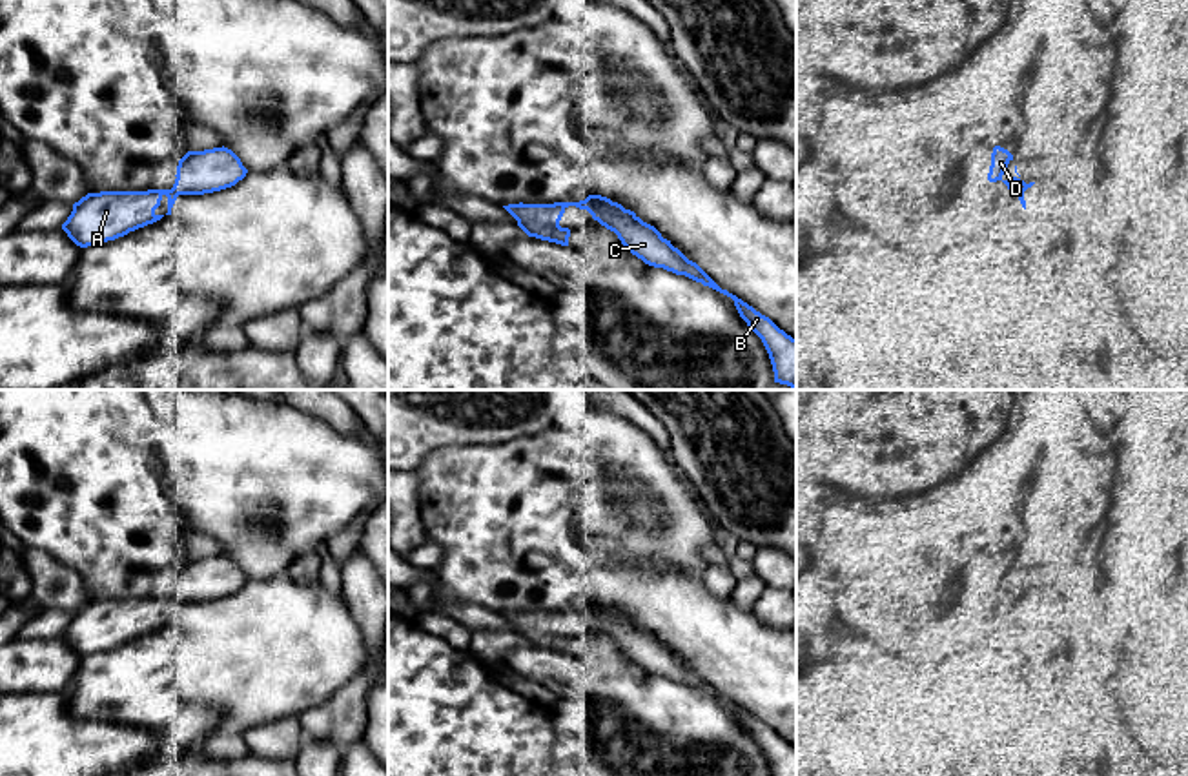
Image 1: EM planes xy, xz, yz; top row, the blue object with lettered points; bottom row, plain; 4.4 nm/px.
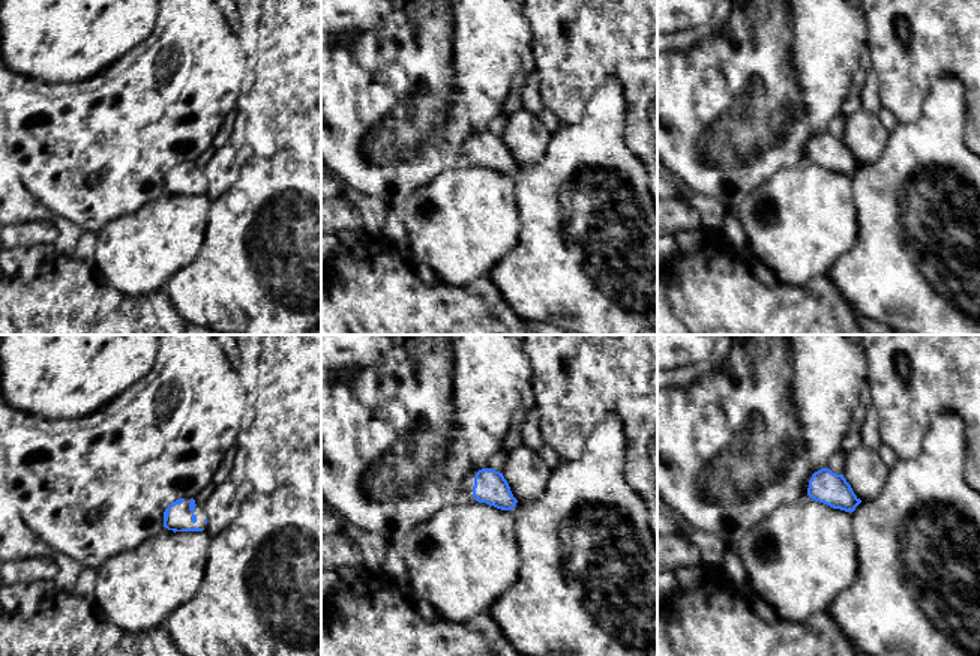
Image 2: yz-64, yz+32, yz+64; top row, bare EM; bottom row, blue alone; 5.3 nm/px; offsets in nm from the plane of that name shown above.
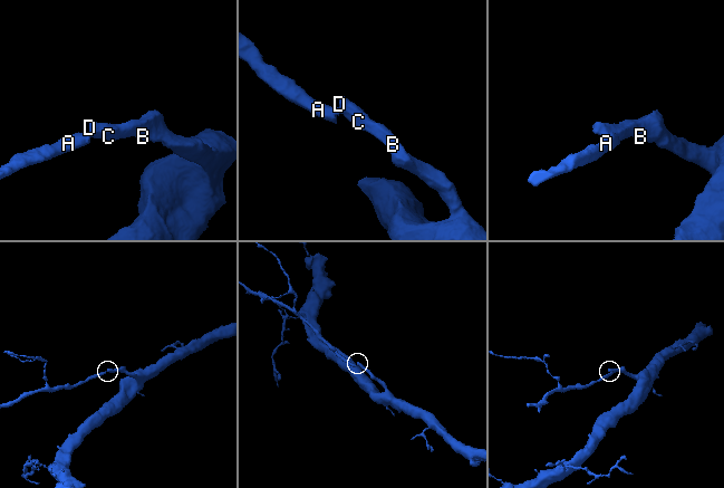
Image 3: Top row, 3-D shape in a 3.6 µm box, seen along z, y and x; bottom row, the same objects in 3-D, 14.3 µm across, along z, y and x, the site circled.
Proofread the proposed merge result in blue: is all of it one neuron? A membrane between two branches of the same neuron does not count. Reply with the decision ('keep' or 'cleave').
keep

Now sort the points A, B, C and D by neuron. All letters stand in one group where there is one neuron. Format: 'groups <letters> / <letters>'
groups A B C D

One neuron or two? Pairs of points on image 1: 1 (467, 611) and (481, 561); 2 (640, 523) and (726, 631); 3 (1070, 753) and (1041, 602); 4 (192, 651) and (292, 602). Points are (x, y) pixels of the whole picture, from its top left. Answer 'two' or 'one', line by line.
1: two
2: two
3: one
4: one

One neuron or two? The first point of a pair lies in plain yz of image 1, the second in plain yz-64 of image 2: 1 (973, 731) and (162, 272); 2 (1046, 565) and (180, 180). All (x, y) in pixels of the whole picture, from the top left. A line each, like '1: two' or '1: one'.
1: one
2: two

